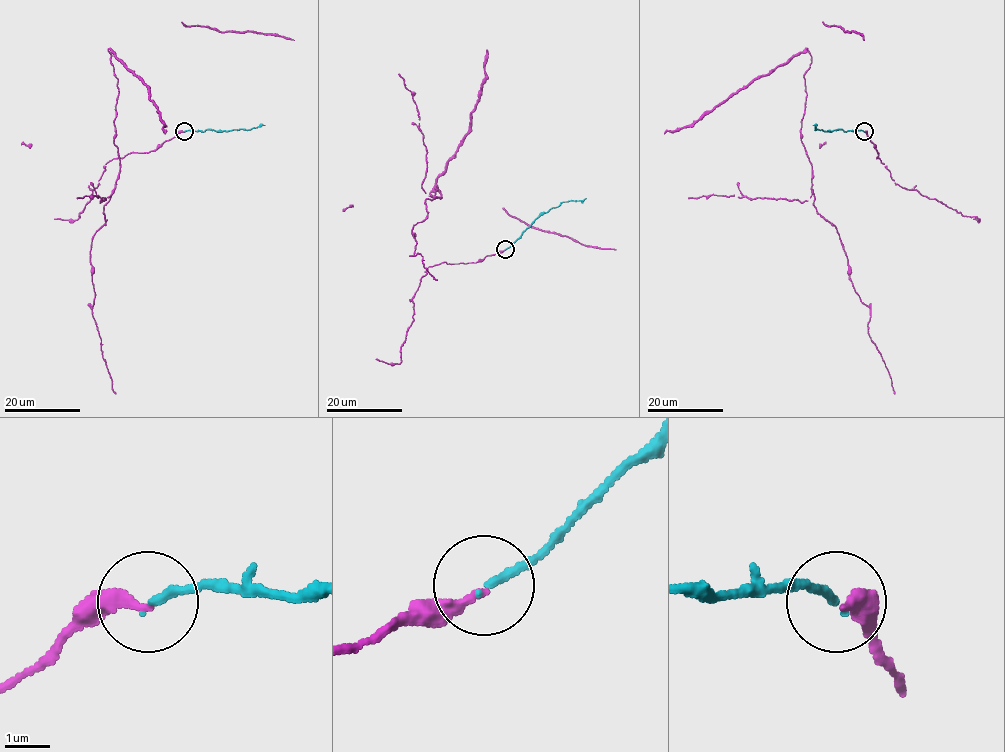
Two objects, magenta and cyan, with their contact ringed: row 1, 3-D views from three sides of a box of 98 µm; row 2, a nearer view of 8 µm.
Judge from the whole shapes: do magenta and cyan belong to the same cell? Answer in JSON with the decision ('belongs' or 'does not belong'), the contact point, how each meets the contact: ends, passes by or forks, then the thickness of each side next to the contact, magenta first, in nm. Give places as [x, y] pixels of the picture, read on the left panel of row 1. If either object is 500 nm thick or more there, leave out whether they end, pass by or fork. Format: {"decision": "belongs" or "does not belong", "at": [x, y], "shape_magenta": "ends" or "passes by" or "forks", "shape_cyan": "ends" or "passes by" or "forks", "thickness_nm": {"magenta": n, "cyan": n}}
{"decision": "belongs", "at": [184, 131], "shape_magenta": "ends", "shape_cyan": "ends", "thickness_nm": {"magenta": 240, "cyan": 180}}

